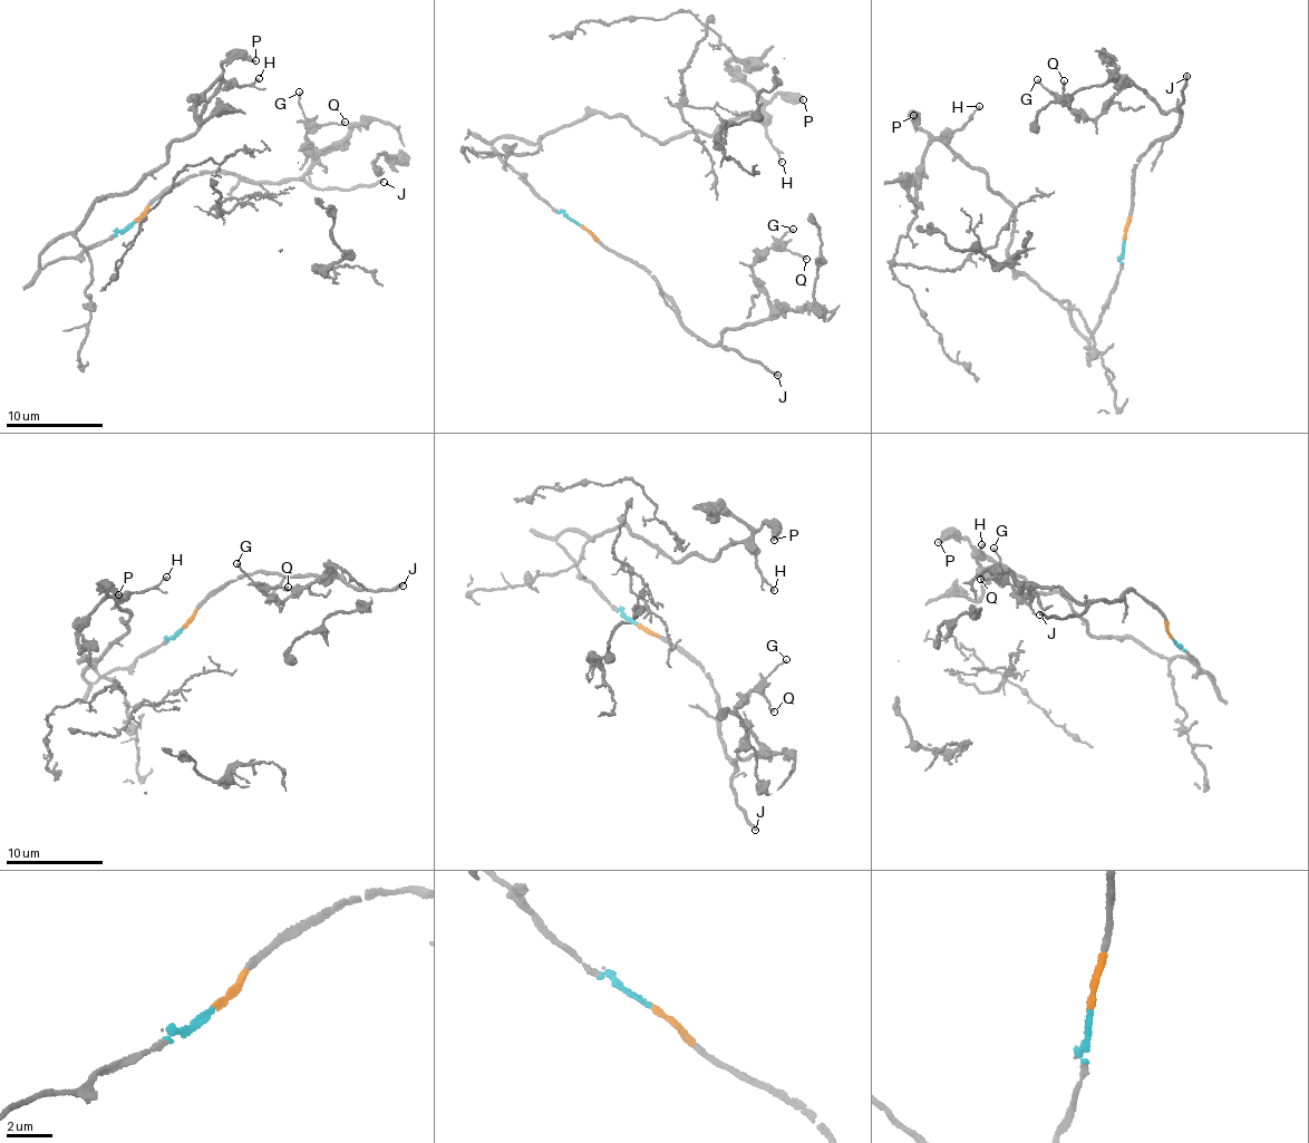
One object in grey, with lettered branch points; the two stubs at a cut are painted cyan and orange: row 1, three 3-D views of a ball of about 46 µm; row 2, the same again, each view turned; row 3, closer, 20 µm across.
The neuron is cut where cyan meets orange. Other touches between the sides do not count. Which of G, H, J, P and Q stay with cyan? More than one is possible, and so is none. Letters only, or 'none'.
H, P

